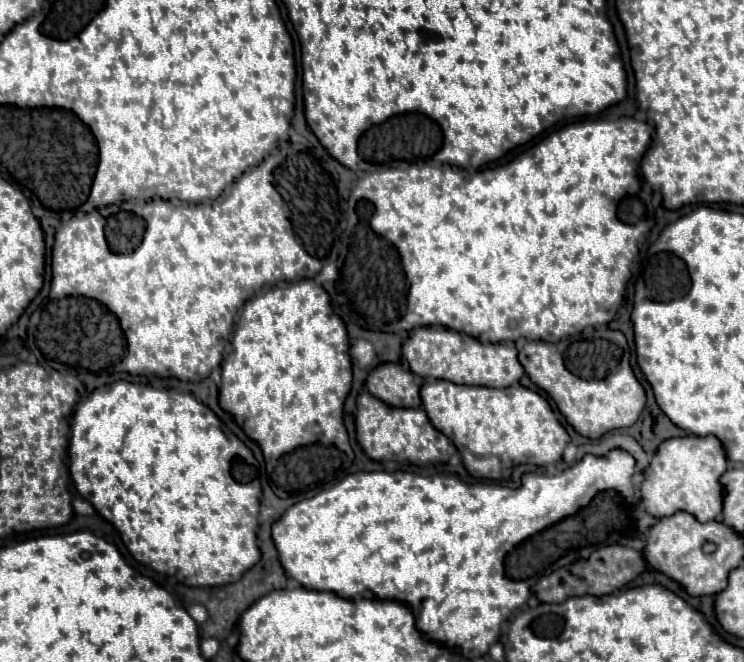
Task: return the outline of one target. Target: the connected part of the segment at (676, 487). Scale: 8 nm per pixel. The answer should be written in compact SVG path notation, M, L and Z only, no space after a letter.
M715 435L707 437L673 437L663 441L657 447L649 467L643 473L641 487L641 505L647 515L655 519L669 517L677 511L691 513L699 523L713 521L721 513L721 485L719 477L727 469L727 459L723 447Z

